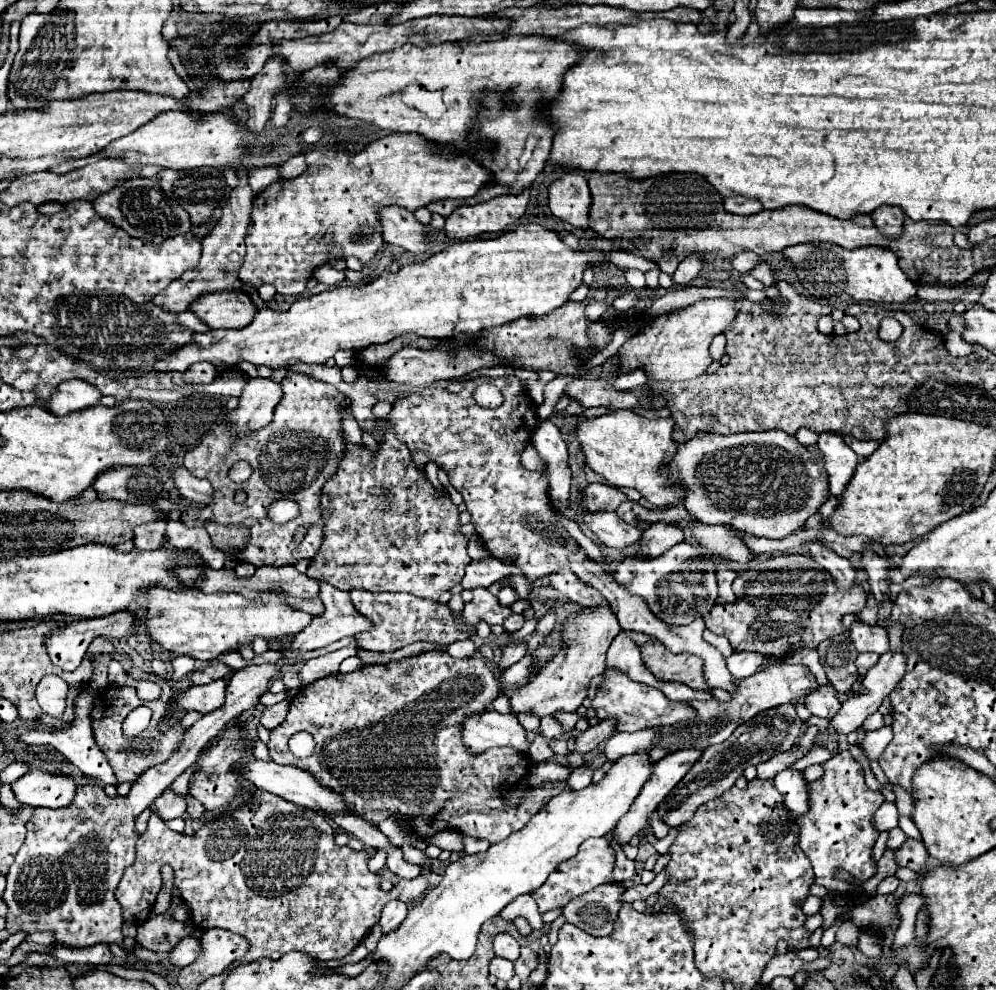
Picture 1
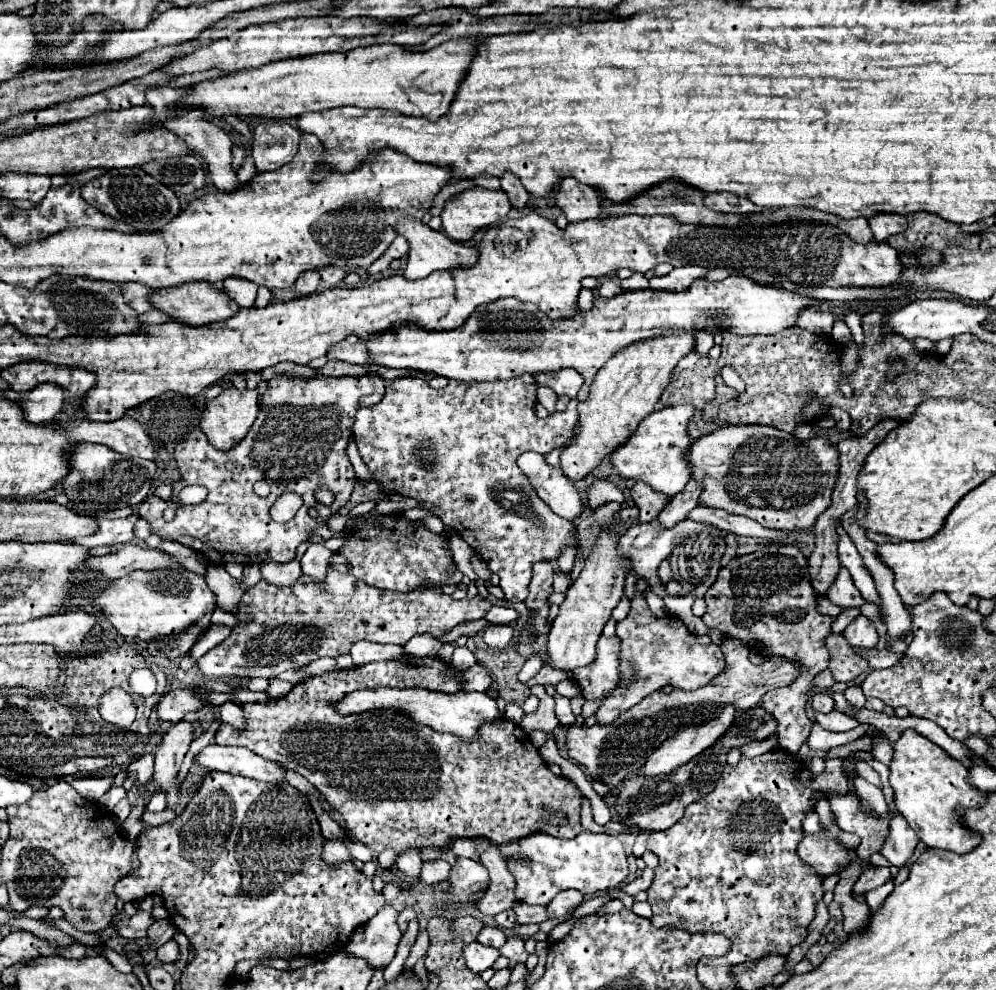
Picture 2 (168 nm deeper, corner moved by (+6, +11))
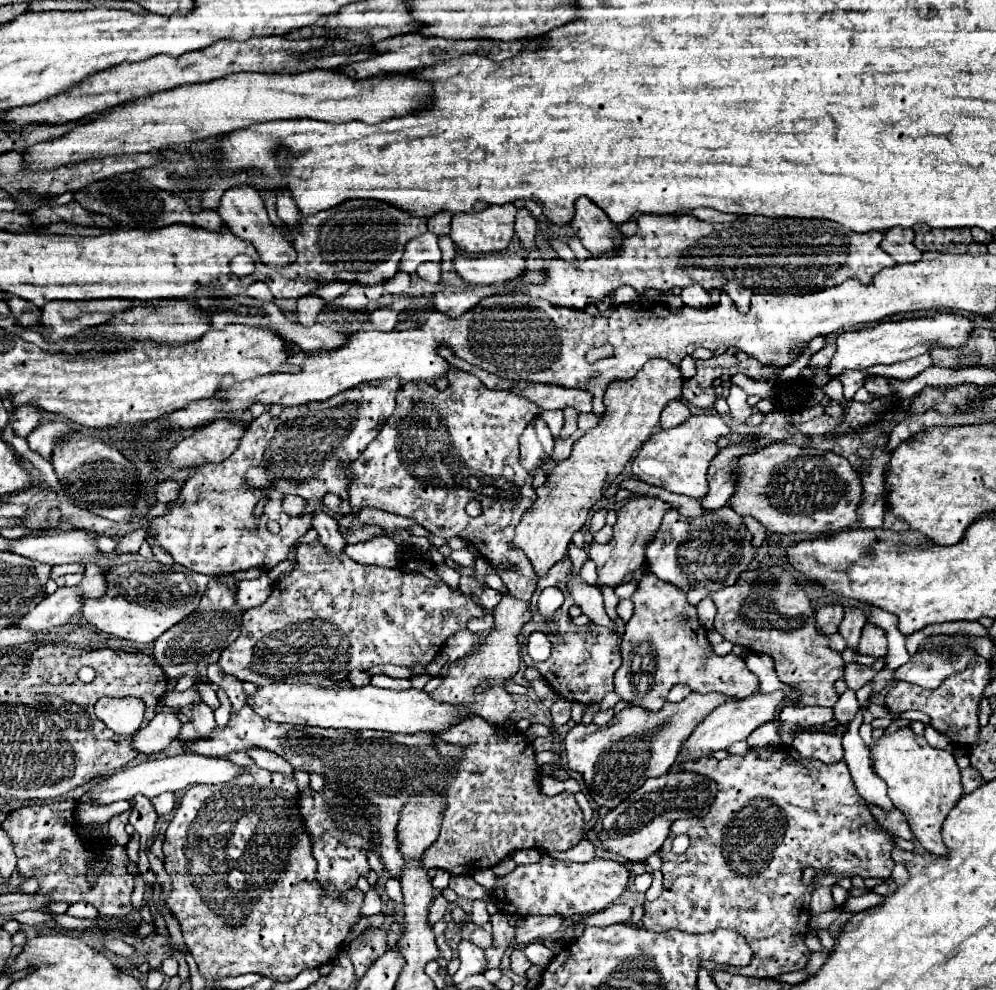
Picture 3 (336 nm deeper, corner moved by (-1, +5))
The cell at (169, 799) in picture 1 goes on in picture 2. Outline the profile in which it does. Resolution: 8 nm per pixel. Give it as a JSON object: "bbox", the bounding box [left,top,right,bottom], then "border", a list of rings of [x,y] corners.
{"bbox":[151,722,195,808],"border":[[[191,722],[173,724],[165,732],[155,752],[155,774],[151,780],[167,790],[165,796],[169,800],[169,808],[173,808],[179,800],[179,788],[175,788],[175,778],[183,762],[183,756],[187,754],[189,744],[193,742],[193,732],[195,732],[195,724]]]}

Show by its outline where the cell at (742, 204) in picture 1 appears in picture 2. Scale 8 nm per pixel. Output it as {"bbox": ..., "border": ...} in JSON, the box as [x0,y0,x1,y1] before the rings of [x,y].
{"bbox":[705,194,763,214],"border":[[[705,194],[705,206],[723,212],[723,214],[755,214],[763,212],[759,206],[753,206],[745,198],[737,198],[733,194]]]}

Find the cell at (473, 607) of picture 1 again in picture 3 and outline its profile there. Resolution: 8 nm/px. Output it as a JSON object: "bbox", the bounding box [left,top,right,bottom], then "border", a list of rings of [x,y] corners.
{"bbox":[218,540,486,686],"border":[[[318,540],[300,544],[296,558],[298,566],[292,576],[278,580],[264,604],[244,612],[240,636],[220,654],[218,666],[222,672],[256,686],[282,682],[332,686],[334,682],[344,680],[354,668],[370,670],[376,664],[396,664],[406,668],[412,664],[426,666],[450,636],[468,628],[470,618],[482,618],[486,614],[484,608],[476,606],[464,594],[452,592],[446,582],[434,582],[424,574],[396,568],[362,566],[344,552],[340,556],[330,556]]]}

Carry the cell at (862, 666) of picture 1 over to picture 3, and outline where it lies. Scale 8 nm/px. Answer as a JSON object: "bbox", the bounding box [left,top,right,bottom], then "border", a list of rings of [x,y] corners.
{"bbox":[894,642,976,688],"border":[[[932,642],[932,652],[914,654],[904,666],[894,670],[894,678],[922,688],[938,688],[944,678],[964,670],[974,656],[976,652],[972,646],[942,644],[942,648],[938,648],[936,642]]]}

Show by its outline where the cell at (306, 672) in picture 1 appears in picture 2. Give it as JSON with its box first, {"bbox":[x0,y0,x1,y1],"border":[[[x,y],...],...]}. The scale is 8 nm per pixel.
{"bbox":[351,642,403,666],"border":[[[357,642],[351,648],[351,658],[355,662],[355,666],[363,666],[369,662],[377,662],[377,660],[395,660],[403,656],[403,648],[401,646],[383,646],[383,644],[375,644],[375,642]]]}

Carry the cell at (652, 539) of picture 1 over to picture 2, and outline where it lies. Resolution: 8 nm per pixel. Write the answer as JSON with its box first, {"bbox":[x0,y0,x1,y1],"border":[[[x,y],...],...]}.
{"bbox":[657,480,701,526],"border":[[[691,480],[683,492],[679,492],[677,496],[673,496],[673,500],[665,506],[665,510],[657,516],[659,522],[663,522],[663,526],[675,526],[677,522],[685,520],[687,514],[699,506],[699,496],[701,496],[701,486]]]}

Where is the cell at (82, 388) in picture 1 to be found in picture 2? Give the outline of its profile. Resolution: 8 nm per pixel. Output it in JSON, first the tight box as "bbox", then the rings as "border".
{"bbox":[21,384,63,424],"border":[[[41,384],[33,388],[21,402],[23,418],[31,424],[41,424],[53,420],[63,406],[63,388],[57,384]]]}

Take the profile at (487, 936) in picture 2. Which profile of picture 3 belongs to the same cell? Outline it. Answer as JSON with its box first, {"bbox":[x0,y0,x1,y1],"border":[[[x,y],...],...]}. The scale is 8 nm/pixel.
{"bbox":[470,928,492,950],"border":[[[478,928],[472,936],[470,936],[470,942],[472,944],[476,944],[476,946],[480,946],[482,950],[488,950],[490,946],[492,946],[492,934],[488,932],[488,930],[484,930],[484,928]]]}

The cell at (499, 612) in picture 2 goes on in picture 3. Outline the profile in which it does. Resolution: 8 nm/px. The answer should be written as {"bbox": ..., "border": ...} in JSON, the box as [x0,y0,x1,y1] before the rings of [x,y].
{"bbox":[468,614,494,632],"border":[[[486,614],[484,618],[472,618],[472,622],[468,622],[468,630],[472,632],[490,632],[494,628],[494,618],[492,614]]]}

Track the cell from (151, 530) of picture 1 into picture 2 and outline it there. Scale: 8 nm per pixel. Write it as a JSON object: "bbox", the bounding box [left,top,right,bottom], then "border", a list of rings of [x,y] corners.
{"bbox":[65,514,139,548],"border":[[[135,514],[121,518],[121,520],[99,520],[99,530],[91,536],[85,538],[75,538],[75,540],[65,540],[65,542],[75,542],[85,548],[93,546],[113,546],[113,544],[125,544],[133,538],[133,526],[139,518]]]}

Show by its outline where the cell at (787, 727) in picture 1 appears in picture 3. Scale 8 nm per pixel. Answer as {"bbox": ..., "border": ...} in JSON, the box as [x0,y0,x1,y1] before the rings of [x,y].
{"bbox":[600,770,718,862],"border":[[[680,770],[646,780],[636,792],[632,792],[632,796],[628,796],[628,800],[622,800],[602,820],[600,838],[604,842],[604,848],[620,854],[630,862],[646,860],[650,854],[662,848],[674,820],[706,816],[716,794],[718,784],[712,782],[708,776],[700,776],[698,772]]]}

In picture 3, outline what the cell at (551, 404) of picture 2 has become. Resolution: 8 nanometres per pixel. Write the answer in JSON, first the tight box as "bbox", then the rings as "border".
{"bbox":[550,437,573,461],"border":[[[559,437],[555,438],[554,452],[550,456],[550,459],[556,461],[562,461],[568,458],[572,451],[573,445],[570,445],[569,441],[565,441]]]}

